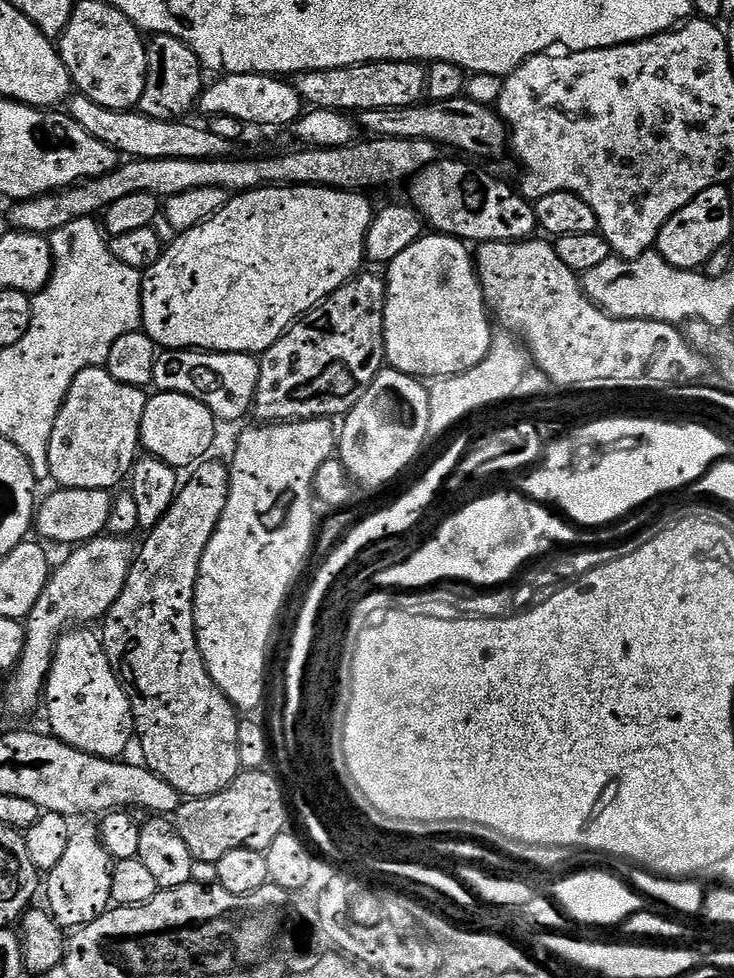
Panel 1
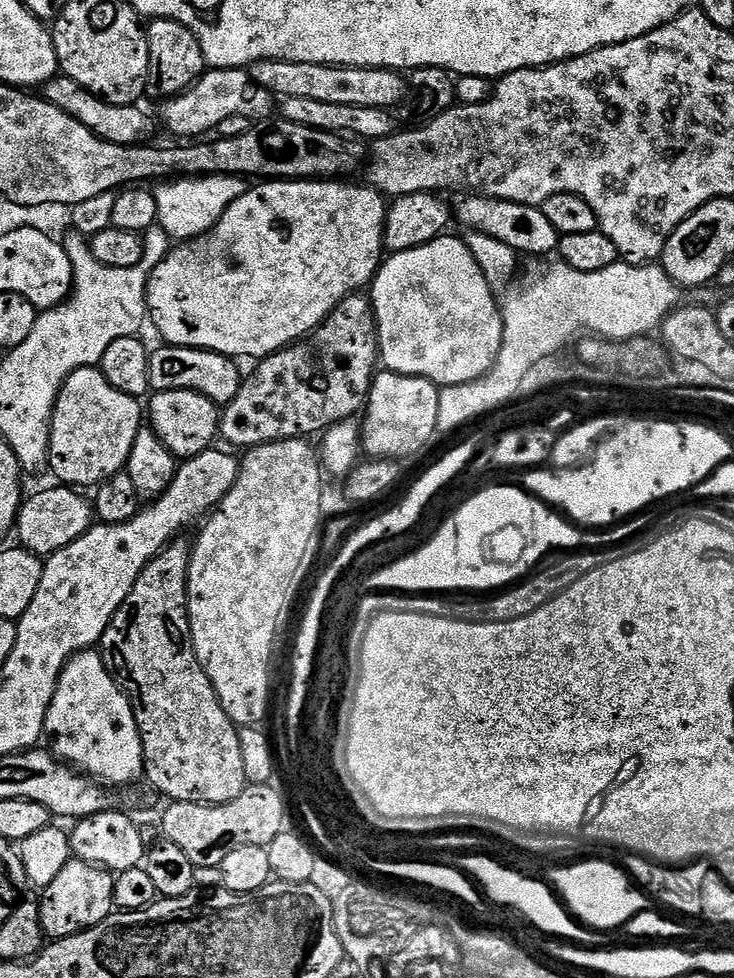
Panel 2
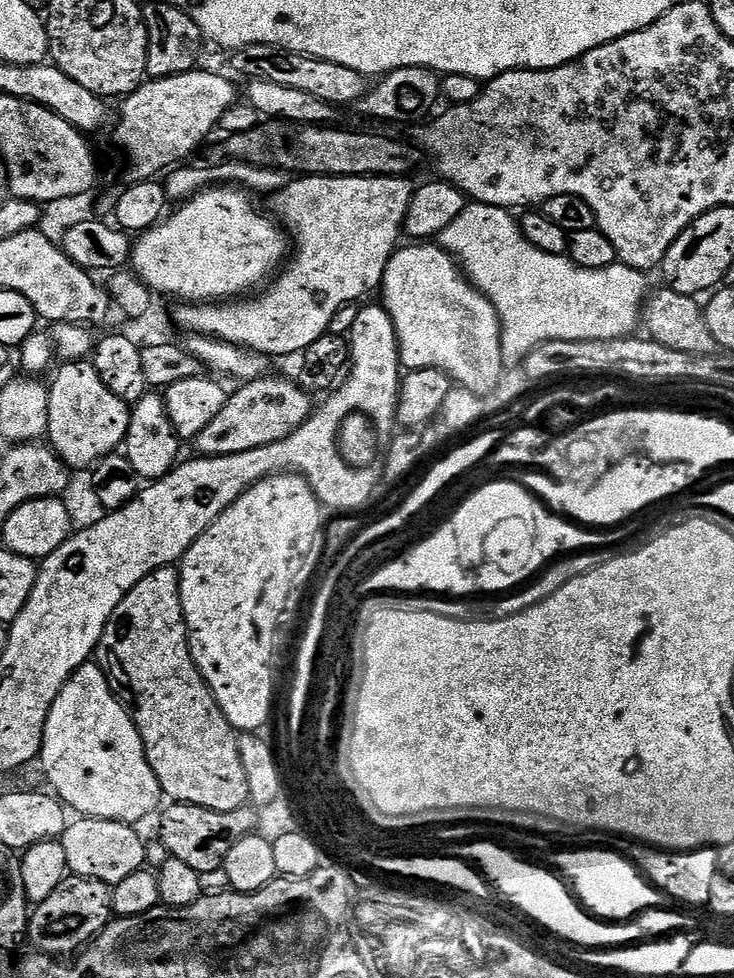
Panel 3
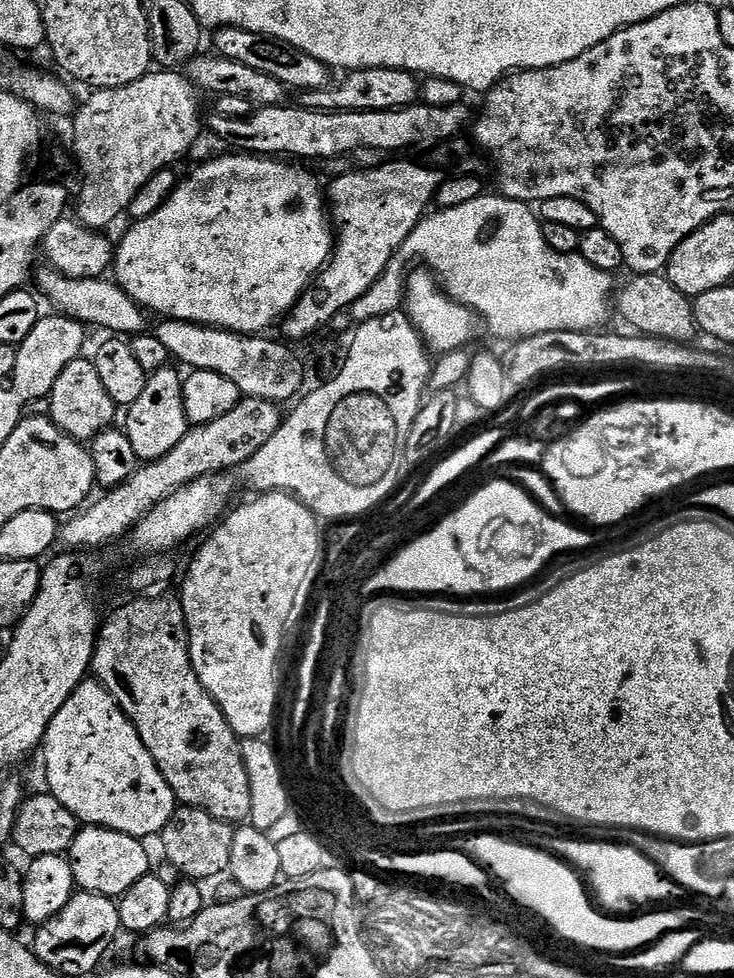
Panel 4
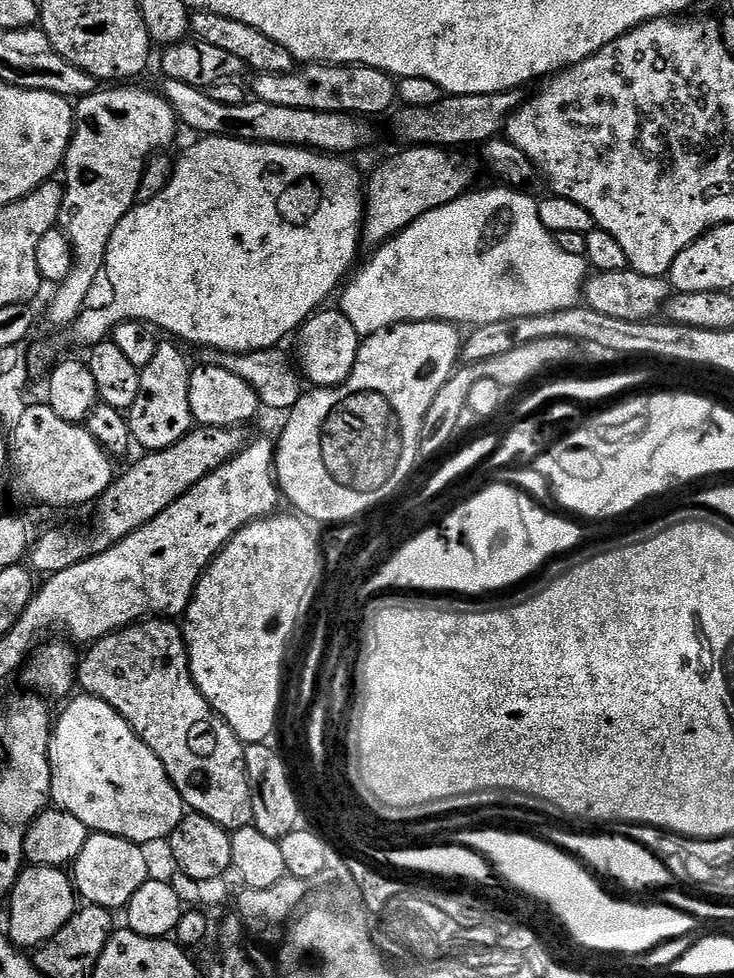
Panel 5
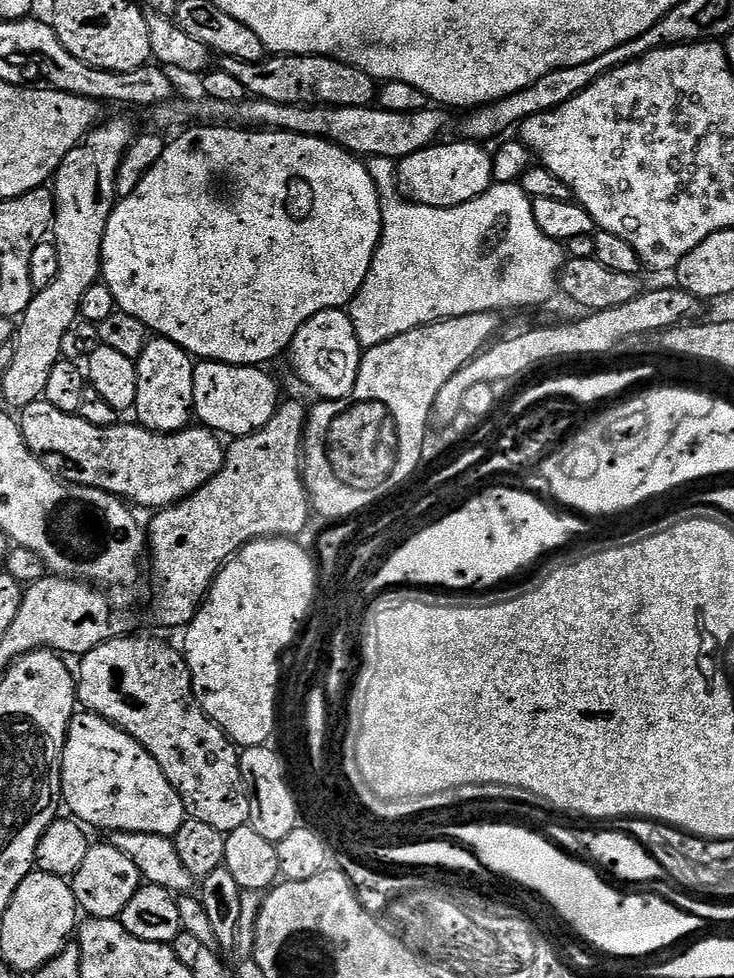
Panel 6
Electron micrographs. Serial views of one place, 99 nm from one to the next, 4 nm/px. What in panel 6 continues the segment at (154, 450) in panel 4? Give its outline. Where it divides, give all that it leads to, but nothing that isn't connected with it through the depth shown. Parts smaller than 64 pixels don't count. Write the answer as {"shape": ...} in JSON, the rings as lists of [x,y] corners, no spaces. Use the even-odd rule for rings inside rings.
{"shape":[[[165,336],[149,339],[146,350],[135,360],[138,374],[138,398],[135,419],[151,432],[180,432],[193,423],[194,370],[196,364],[188,352]]]}

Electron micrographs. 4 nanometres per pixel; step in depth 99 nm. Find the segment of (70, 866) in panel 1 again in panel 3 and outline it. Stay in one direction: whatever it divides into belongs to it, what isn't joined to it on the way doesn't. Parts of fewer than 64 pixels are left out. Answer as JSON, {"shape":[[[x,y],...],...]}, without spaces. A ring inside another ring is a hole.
{"shape":[[[69,875],[42,903],[35,905],[28,922],[28,944],[37,953],[68,958],[79,953],[113,919],[112,888],[90,877]]]}

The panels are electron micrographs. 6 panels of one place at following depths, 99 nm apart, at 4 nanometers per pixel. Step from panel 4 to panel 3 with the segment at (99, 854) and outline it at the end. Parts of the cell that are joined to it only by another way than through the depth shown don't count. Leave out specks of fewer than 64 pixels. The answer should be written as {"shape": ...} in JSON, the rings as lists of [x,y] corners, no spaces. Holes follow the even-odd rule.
{"shape":[[[73,819],[60,839],[66,852],[69,871],[73,875],[90,877],[91,880],[102,881],[109,886],[115,886],[130,874],[141,871],[146,863],[145,839],[136,831],[133,825],[106,819]]]}

